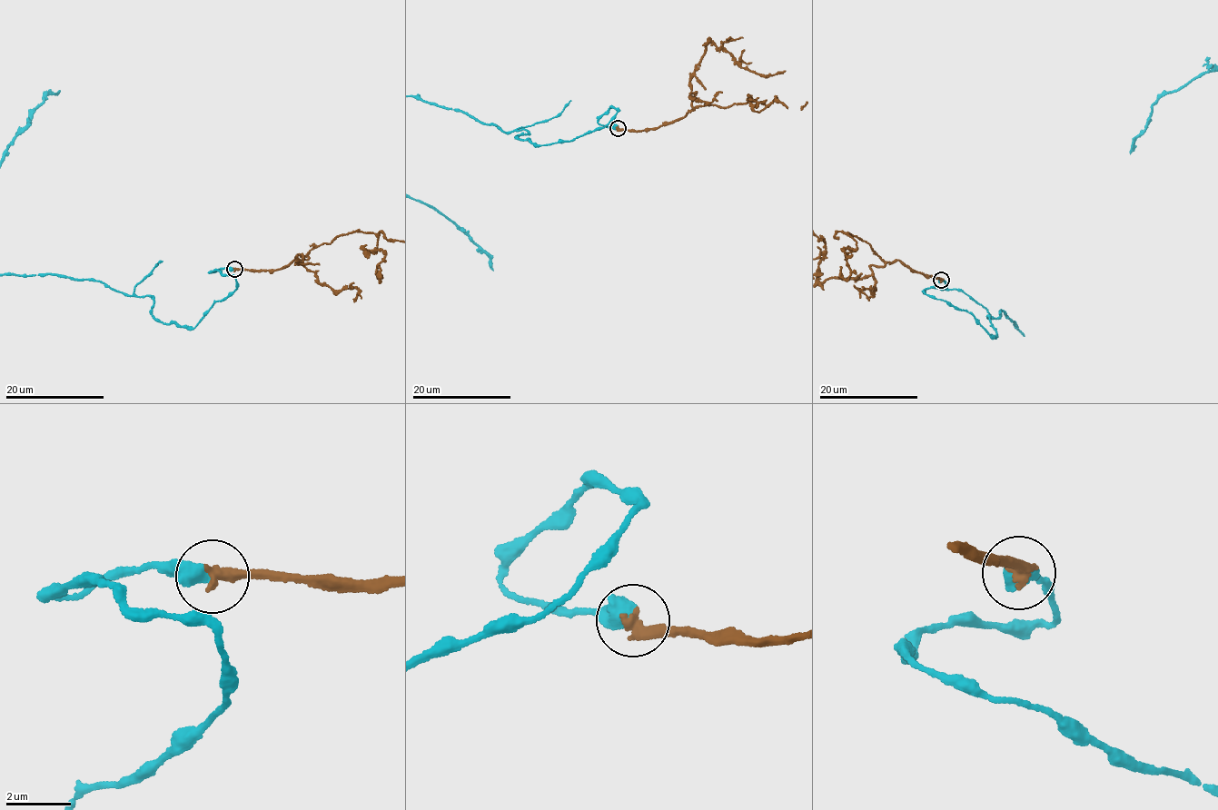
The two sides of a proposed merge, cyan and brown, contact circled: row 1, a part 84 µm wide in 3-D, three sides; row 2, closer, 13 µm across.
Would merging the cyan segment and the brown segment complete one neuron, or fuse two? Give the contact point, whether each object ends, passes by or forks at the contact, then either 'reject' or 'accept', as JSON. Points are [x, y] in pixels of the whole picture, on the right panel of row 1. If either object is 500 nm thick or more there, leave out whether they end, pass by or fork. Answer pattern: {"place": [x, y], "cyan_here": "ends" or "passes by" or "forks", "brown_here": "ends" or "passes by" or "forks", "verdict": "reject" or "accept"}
{"place": [941, 280], "verdict": "reject"}

